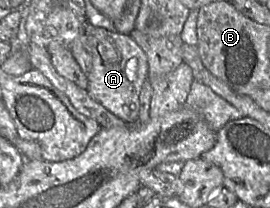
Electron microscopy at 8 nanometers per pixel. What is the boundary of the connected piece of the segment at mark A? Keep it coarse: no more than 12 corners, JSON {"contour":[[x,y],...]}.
{"contour":[[87,22],[89,95],[136,122],[148,78],[130,34]]}

